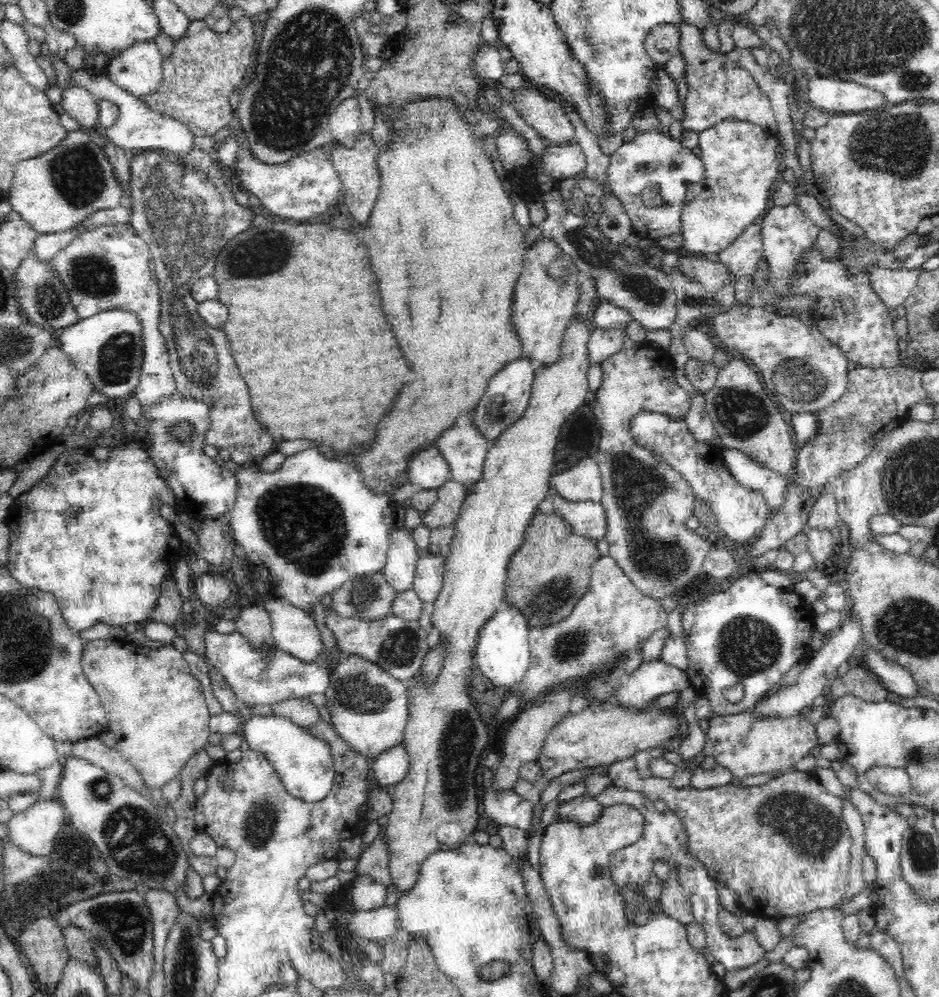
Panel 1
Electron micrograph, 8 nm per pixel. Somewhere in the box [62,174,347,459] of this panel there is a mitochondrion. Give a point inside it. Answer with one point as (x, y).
(271, 251)

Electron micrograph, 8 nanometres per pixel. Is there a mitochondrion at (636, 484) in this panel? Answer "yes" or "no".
yes

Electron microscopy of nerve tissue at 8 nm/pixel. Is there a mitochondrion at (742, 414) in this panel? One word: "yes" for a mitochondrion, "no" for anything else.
yes

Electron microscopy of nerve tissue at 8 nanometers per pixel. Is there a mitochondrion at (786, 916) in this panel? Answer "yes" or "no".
no

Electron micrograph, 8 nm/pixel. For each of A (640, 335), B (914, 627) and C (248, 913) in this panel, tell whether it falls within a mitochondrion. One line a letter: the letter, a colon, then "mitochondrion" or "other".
A: other
B: mitochondrion
C: other

